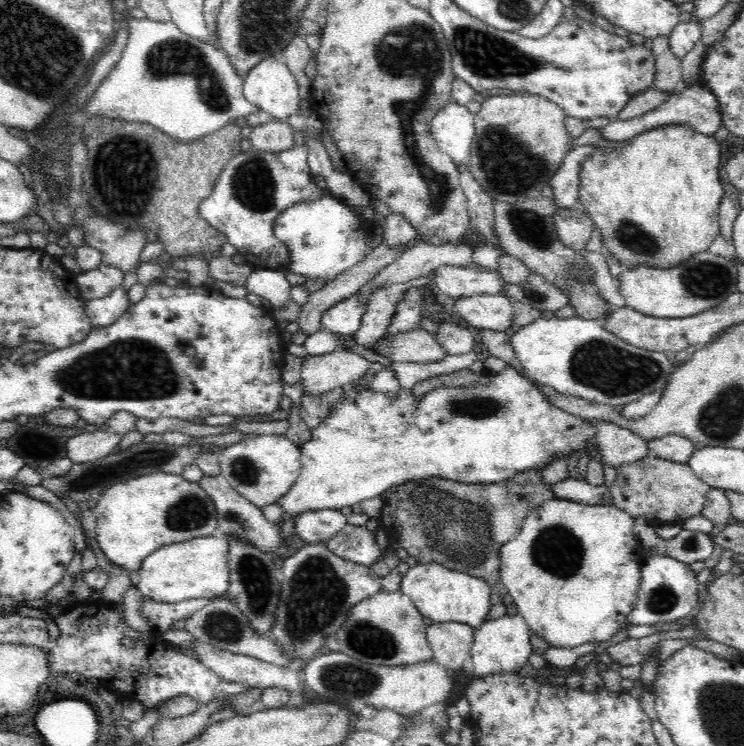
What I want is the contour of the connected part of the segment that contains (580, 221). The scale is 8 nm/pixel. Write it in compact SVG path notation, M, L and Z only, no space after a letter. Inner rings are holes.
M564 207L556 210L553 219L557 237L565 246L576 251L586 247L596 227L586 212L580 213Z

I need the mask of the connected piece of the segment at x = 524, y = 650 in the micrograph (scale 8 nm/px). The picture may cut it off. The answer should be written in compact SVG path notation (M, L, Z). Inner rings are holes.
M504 615L494 620L485 620L480 628L475 629L474 642L470 657L473 662L473 677L482 678L496 673L512 673L528 664L528 656L532 654L531 634L528 623L518 615Z

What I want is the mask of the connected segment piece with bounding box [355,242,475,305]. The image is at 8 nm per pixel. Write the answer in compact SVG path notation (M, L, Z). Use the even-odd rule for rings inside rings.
M460 242L444 243L440 245L417 245L409 249L406 253L403 253L402 256L394 260L390 265L387 265L386 268L380 270L380 273L376 274L376 278L370 280L366 286L362 286L362 289L358 290L355 295L360 296L360 299L368 305L371 300L370 294L376 289L390 287L394 284L404 284L410 280L434 274L435 270L442 266L469 266L472 264L474 249L474 246L468 246L468 244L461 244Z

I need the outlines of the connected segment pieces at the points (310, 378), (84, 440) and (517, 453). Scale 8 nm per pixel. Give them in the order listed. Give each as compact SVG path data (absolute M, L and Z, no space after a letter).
M336 350L322 356L306 355L301 365L304 395L326 395L344 385L356 385L370 372L371 356Z
M112 430L85 431L68 439L67 457L75 463L94 462L118 450L122 435Z
M508 366L504 368L504 370L500 373L489 373L489 384L482 386L482 385L477 385L476 387L441 387L440 389L434 389L428 394L424 394L424 396L420 396L420 398L415 397L415 393L413 390L411 390L411 395L408 391L406 391L404 388L401 387L401 391L394 396L394 398L391 398L391 396L388 396L387 394L384 394L383 392L380 391L374 391L371 390L370 388L368 389L363 389L359 387L358 390L354 389L352 392L344 392L344 396L342 396L342 402L338 404L338 406L332 406L332 410L330 410L330 414L324 418L324 420L316 426L316 428L313 428L311 430L311 438L307 442L305 442L303 445L301 445L301 463L302 463L302 470L300 473L300 476L296 479L296 482L290 487L290 490L282 497L279 498L278 501L276 501L276 504L279 504L285 513L286 517L290 516L295 516L302 514L302 512L306 512L308 510L322 510L322 509L341 509L344 508L344 506L354 506L354 504L358 504L358 502L362 502L362 500L366 500L369 498L374 498L375 496L381 495L382 493L386 492L388 488L394 485L403 485L405 482L411 481L411 480L420 480L420 479L425 479L425 478L430 478L430 477L440 477L440 478L448 478L450 481L458 481L458 482L467 482L469 485L484 485L484 484L492 484L494 482L499 483L502 481L507 482L507 480L510 480L514 478L514 476L518 474L522 474L525 470L528 469L544 469L550 461L553 459L553 456L555 454L562 454L565 458L568 459L568 456L570 453L574 452L575 450L578 450L578 452L582 452L581 456L583 456L583 453L585 453L590 459L593 459L591 456L589 456L588 452L586 451L586 448L588 448L588 445L592 445L590 443L593 443L595 445L595 448L599 449L599 444L597 444L597 432L596 429L591 425L591 421L584 420L583 418L580 418L574 414L570 414L566 410L560 410L557 406L554 406L541 392L536 385L534 385L534 382L532 379L530 379L527 374L522 375L522 373L518 373L516 371L516 368L513 366Z

